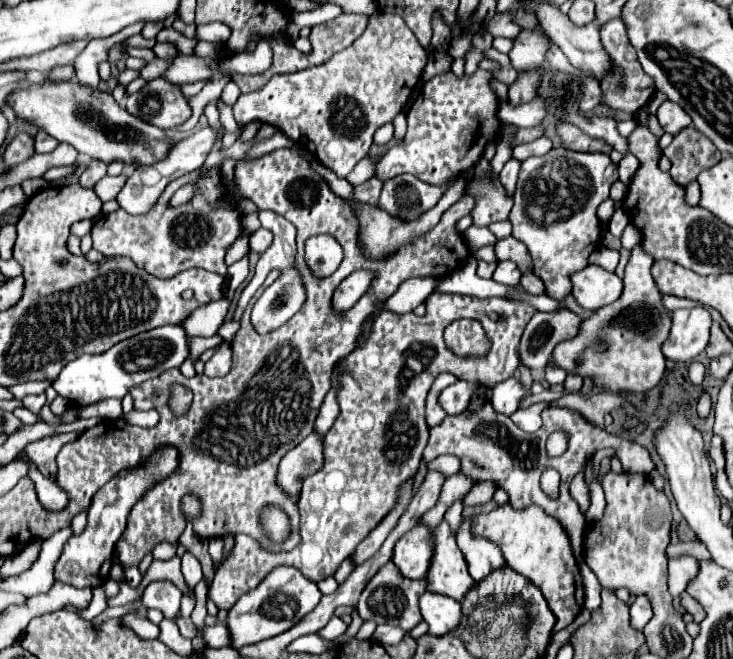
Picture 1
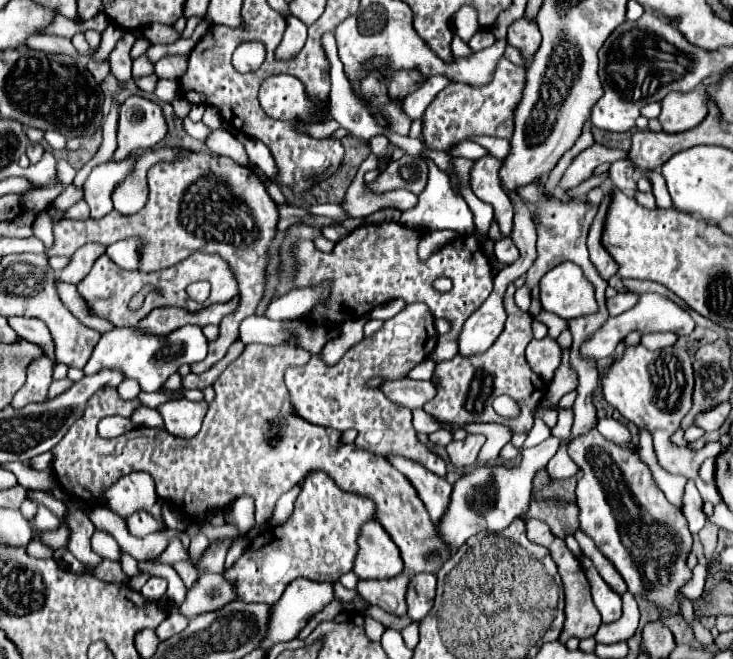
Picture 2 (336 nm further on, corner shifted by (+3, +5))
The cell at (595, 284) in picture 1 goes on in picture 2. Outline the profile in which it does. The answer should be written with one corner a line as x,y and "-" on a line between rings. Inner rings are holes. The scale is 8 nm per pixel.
563,262
541,278
539,300
543,310
553,312
563,320
597,312
593,286
585,282
581,268
573,266
573,262

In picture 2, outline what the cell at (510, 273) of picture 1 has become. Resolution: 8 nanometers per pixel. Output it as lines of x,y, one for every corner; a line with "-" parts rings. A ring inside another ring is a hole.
503,238
503,240
495,242
495,256
499,258
499,262
511,264
511,262
515,262
519,258
519,250
513,244
511,238

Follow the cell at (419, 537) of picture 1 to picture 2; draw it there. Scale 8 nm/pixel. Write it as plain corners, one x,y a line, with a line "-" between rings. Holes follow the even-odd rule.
365,522
359,530
357,544
359,552
355,556
353,572
359,580
393,578
403,570
401,554
397,554
397,546
393,546
393,540
379,522

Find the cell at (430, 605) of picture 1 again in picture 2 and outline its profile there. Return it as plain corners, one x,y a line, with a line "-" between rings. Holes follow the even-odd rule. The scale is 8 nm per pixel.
421,572
411,578
411,584
405,594
407,614
411,620
419,622
421,618
425,618
425,614
429,614
435,598
435,584
437,578
433,572

